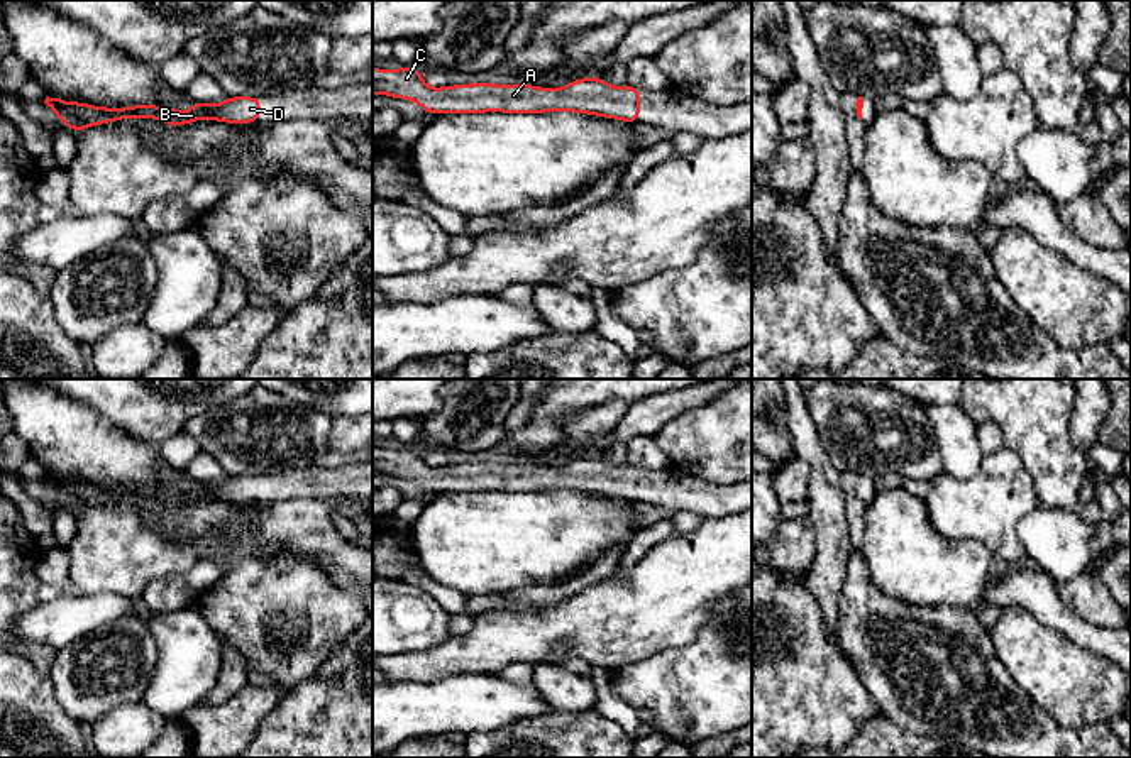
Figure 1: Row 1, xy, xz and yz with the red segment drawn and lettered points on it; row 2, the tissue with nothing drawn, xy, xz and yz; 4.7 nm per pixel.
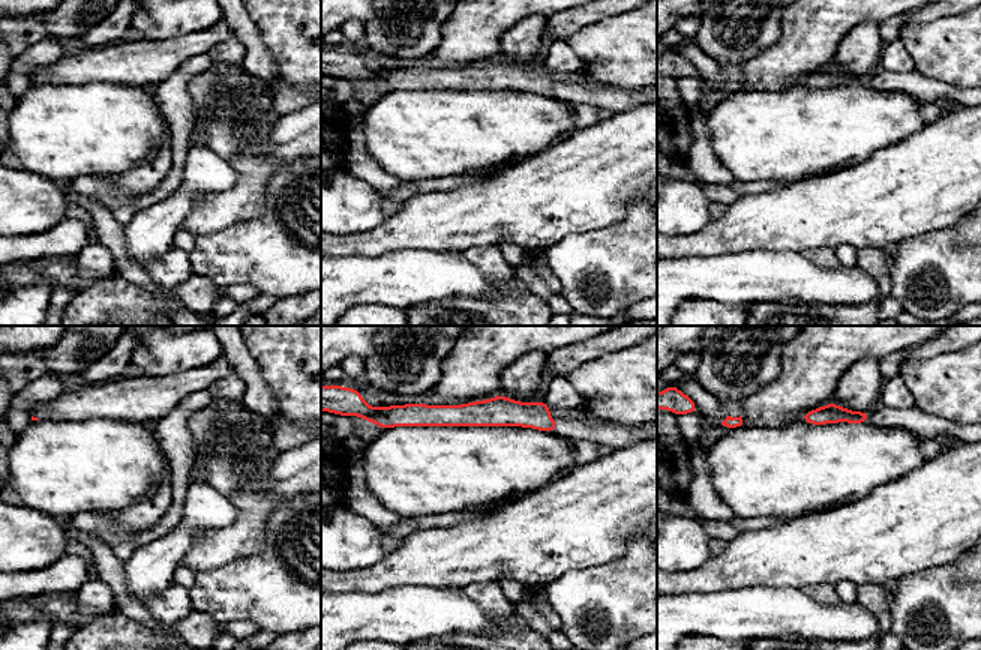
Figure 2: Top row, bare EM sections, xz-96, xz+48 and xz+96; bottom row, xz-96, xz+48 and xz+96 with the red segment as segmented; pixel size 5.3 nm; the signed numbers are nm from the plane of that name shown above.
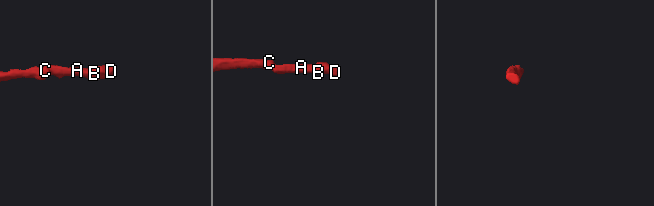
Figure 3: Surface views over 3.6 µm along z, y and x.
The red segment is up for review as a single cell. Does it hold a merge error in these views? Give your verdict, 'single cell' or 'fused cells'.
single cell

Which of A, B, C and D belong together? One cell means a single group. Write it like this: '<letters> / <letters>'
A B C D

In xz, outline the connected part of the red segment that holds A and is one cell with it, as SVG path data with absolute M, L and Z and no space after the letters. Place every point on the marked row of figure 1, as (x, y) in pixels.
M372 68L372 95L413 100L432 115L442 113L588 113L635 124L642 112L640 90L613 86L599 78L577 78L566 86L542 88L528 83L469 83L432 88L417 68Z

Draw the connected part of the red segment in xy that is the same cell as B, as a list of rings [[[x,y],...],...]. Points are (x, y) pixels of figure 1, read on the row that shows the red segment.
[[[46,96],[44,103],[54,112],[63,125],[76,132],[124,118],[152,118],[164,122],[169,127],[179,127],[196,120],[252,124],[259,122],[261,115],[261,98],[257,96],[229,96],[218,103],[201,103],[191,100],[191,108],[188,112],[159,105],[129,105],[122,108],[108,108],[49,96]]]

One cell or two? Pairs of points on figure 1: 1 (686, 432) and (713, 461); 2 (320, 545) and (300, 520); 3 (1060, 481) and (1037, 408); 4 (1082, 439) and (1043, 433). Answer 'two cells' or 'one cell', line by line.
1: one cell
2: one cell
3: one cell
4: two cells

